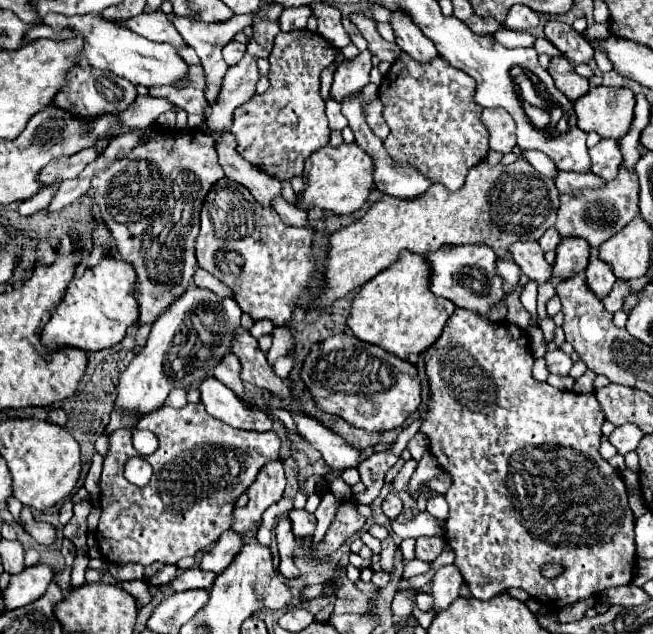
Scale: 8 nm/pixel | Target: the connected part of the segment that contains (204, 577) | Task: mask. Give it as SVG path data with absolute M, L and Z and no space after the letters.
M186 569L174 581L174 591L188 591L188 589L210 589L214 583L214 573L200 571L200 569Z

